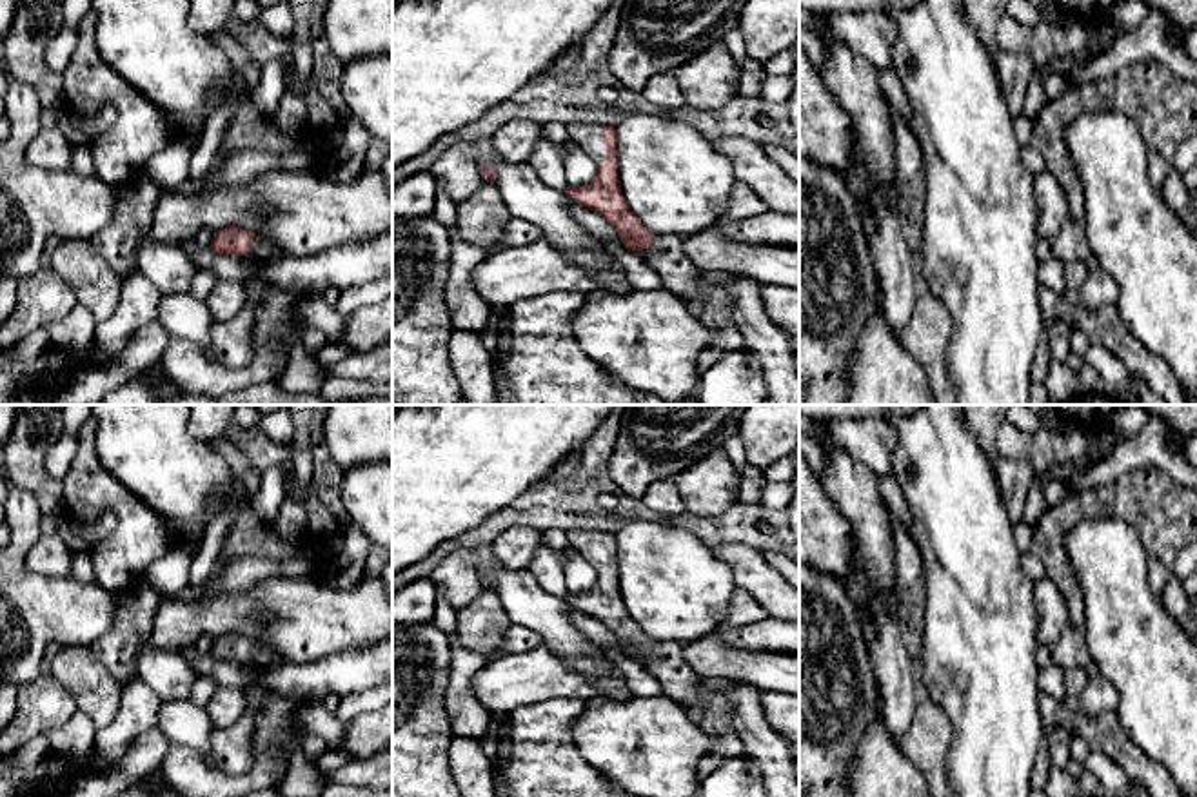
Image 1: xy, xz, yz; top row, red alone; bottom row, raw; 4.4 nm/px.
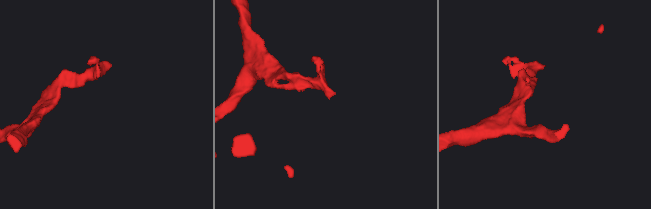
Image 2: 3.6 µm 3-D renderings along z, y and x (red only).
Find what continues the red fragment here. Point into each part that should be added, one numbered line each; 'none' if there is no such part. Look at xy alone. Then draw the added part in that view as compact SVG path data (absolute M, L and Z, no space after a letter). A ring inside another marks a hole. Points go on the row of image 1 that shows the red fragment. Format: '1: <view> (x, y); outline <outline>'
1: xy (257, 245); outline M252 236L252 241L245 245L245 254L251 252L267 256L271 252L271 245L263 243L258 236Z

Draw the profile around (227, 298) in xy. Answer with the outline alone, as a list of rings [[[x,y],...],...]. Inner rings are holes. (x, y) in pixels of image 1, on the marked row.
[[[222,278],[213,287],[205,303],[214,321],[229,321],[247,307],[247,287],[242,281]]]

